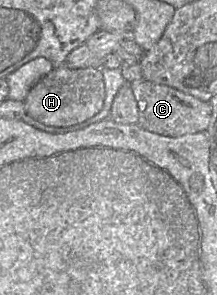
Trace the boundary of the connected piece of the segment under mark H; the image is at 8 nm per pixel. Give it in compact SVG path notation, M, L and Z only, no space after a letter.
M55 66L54 69L39 80L29 91L25 105L26 115L38 122L53 127L68 127L81 123L103 107L105 83L102 67L70 69Z

